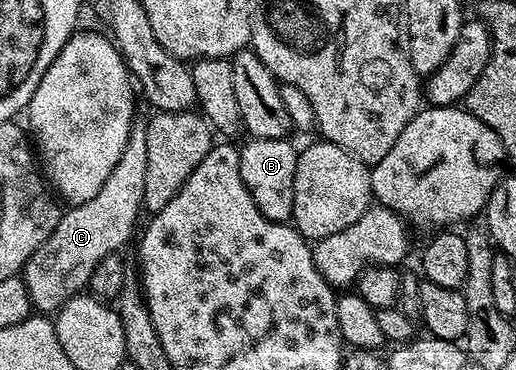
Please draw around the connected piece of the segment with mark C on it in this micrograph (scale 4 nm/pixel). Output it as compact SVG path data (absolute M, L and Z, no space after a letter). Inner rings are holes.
M134 124L124 146L120 160L100 187L100 192L84 203L71 205L59 217L56 228L20 271L26 283L31 307L39 315L50 316L62 309L70 298L89 287L92 271L104 256L119 253L122 245L133 239L138 213L143 213L144 176L148 176L148 136L145 125ZM134 234L134 235L133 235Z

